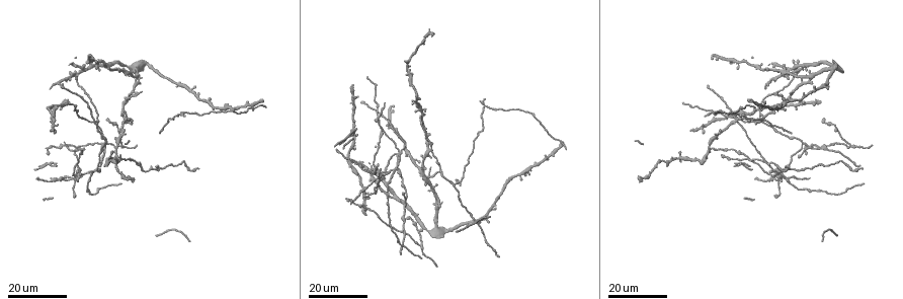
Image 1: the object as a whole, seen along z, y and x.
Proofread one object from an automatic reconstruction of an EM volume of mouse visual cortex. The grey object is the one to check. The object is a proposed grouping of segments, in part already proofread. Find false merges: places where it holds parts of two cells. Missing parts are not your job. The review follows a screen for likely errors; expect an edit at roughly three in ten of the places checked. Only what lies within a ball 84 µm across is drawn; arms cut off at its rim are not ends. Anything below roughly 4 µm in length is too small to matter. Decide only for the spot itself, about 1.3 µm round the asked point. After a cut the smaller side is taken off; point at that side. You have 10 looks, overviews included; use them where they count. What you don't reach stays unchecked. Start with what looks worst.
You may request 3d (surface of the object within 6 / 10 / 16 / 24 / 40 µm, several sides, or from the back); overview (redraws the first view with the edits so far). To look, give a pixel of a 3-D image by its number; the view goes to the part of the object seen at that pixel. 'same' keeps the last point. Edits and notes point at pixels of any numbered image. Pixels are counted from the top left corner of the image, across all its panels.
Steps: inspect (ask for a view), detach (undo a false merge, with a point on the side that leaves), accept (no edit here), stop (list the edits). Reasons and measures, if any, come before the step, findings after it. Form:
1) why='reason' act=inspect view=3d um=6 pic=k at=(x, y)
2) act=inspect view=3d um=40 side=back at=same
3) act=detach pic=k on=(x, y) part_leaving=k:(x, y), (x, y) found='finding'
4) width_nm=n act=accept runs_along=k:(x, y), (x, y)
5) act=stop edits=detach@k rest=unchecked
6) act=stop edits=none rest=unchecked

act=inspect view=3d um=24 pic=1 at=(124, 102)

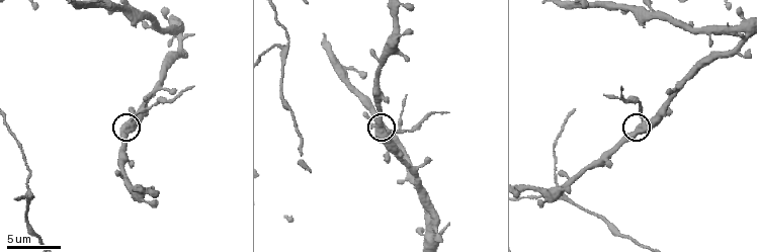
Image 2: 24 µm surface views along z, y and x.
act=inspect view=3d um=10 pic=2 at=(383, 134)

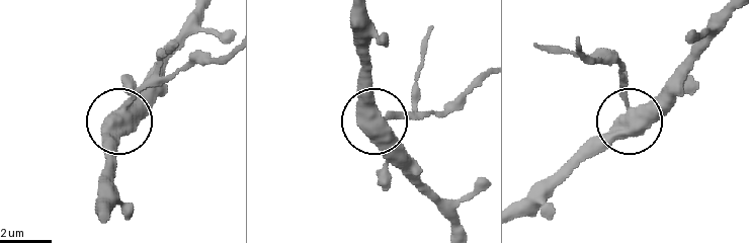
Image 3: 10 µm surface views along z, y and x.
width_nm=470 act=detach pic=3 on=(412, 111) part_leaving=3:(625, 104), (620, 69), (585, 54) found='a second cell is stuck on'

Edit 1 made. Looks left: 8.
act=inspect view=overview

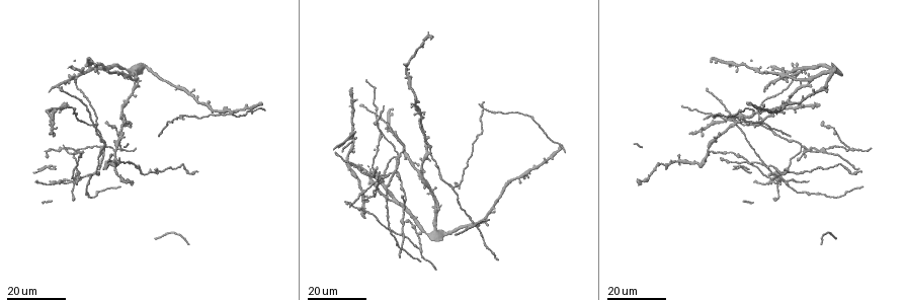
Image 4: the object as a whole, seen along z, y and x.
why='branch point' act=inspect view=3d um=24 pic=4 at=(93, 175)

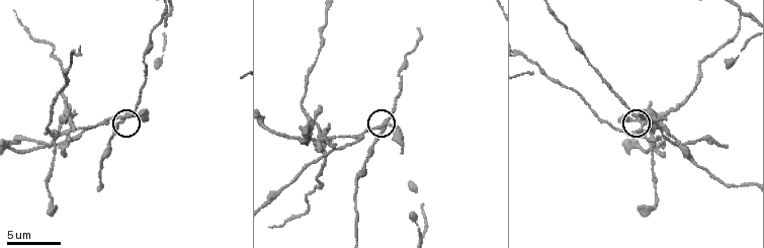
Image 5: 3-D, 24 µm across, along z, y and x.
act=inspect view=3d um=6 pic=5 at=(379, 127)

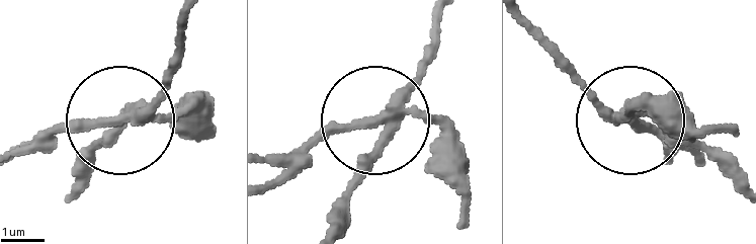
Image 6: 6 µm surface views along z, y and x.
side_arm_um=39 act=detach pic=6 on=(191, 93) part_leaving=6:(398, 114), (434, 136), (459, 212) found='two cells meet here'

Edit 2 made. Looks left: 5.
why='small branch off a trunk' act=inspect view=3d um=24 pic=4 at=(402, 207)

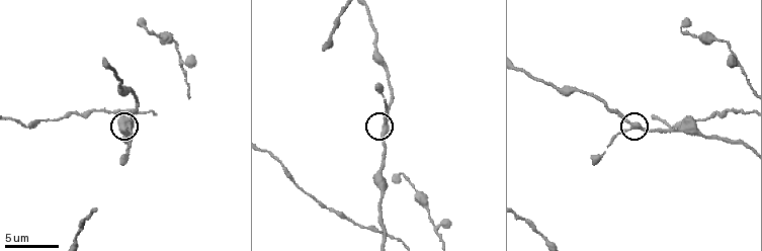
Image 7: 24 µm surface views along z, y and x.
act=inspect view=3d um=10 pic=7 at=(385, 126)

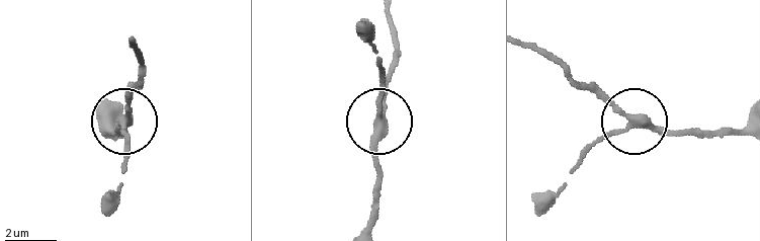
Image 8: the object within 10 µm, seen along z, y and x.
arms=3 act=accept runs_along=8:(527, 41), (599, 87), (624, 112), (624, 126), (581, 156) found='all the same cell'

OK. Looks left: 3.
why='redraw' act=inspect view=overview

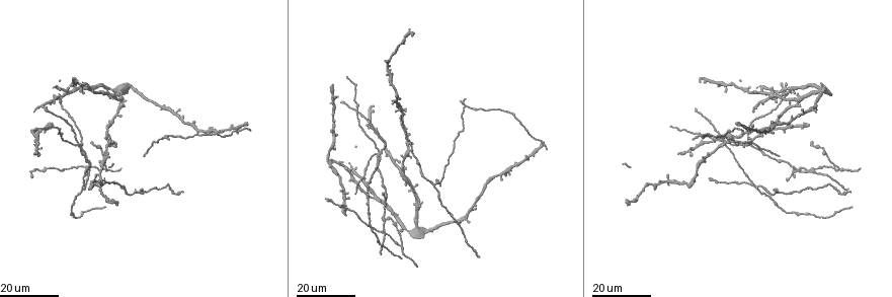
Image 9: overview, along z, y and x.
why='small branch off a trunk' act=inspect view=3d um=24 pic=9 at=(777, 106)

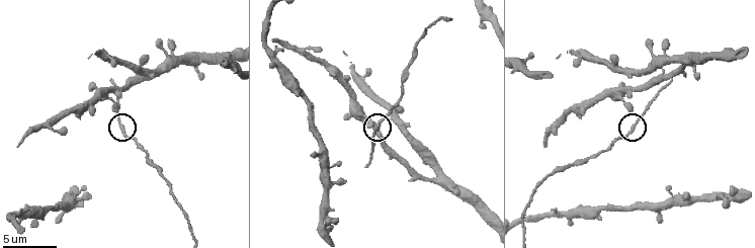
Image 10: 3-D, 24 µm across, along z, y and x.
act=inspect view=3d um=6 pic=10 at=(120, 119)

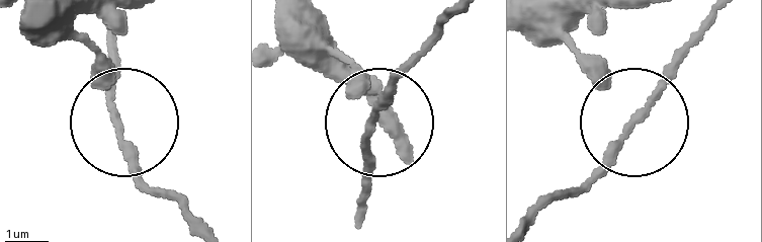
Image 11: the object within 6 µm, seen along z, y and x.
arms=3 act=accept found='continuous, no second cell'

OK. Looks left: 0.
act=stop edits=detach@3,detach@6 rest=unchecked

